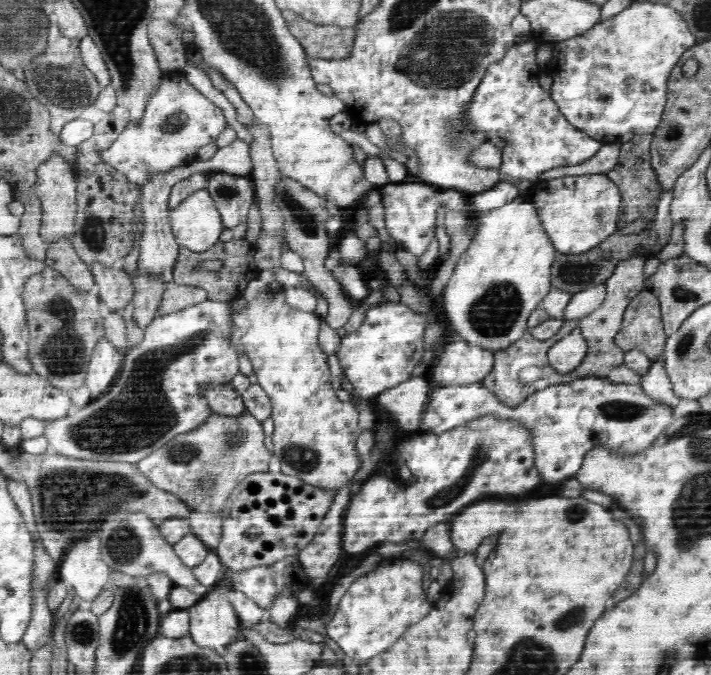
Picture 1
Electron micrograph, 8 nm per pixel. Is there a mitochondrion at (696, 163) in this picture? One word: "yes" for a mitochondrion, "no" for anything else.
no

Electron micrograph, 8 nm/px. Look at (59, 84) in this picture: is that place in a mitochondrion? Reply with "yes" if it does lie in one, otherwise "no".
yes

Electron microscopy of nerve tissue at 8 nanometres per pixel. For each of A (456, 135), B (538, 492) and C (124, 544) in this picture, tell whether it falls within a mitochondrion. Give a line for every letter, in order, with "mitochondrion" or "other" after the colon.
A: other
B: other
C: mitochondrion

